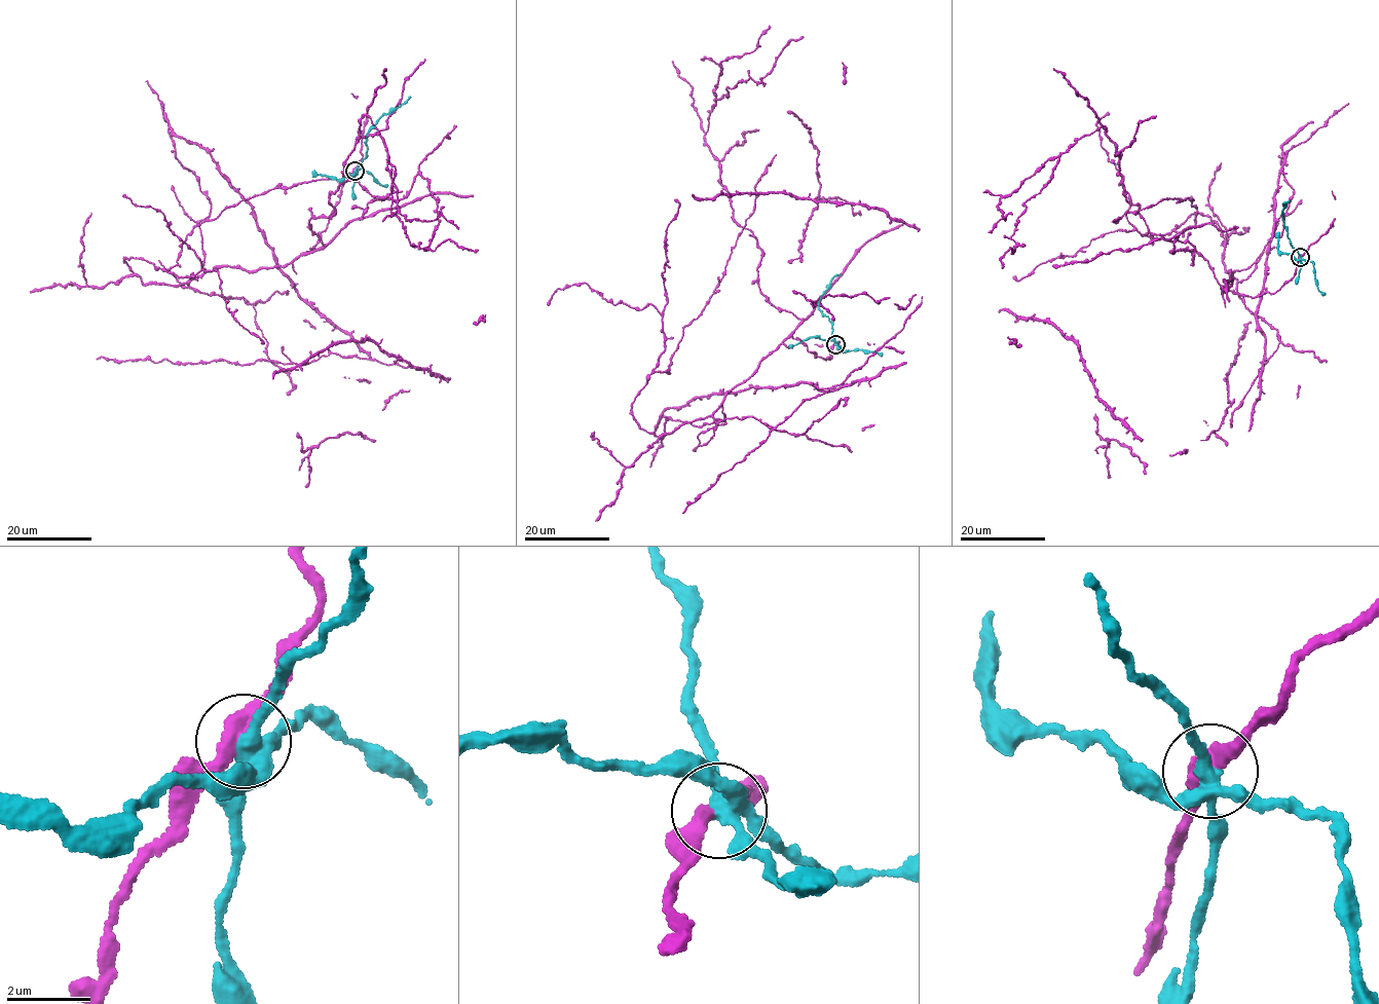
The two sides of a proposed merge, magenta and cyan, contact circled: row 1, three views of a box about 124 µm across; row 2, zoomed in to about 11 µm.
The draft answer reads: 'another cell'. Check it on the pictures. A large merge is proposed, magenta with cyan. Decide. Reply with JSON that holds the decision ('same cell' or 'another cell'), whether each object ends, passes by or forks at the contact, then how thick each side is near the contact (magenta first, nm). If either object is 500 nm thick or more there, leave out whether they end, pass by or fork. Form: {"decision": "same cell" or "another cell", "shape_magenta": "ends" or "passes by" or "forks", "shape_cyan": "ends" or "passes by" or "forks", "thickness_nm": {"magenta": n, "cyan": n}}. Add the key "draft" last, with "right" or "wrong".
{"decision": "another cell", "shape_magenta": "passes by", "shape_cyan": "forks", "thickness_nm": {"magenta": 360, "cyan": 360}, "draft": "right"}

